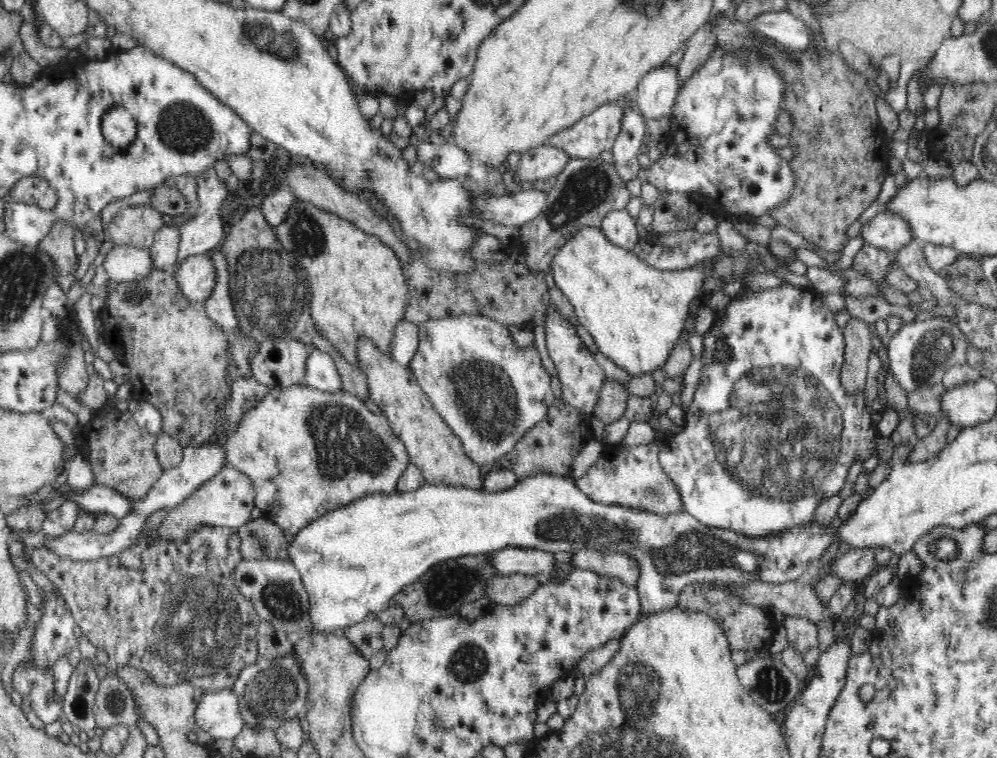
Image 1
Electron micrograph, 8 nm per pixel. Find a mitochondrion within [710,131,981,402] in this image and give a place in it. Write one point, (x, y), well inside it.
(929, 355)

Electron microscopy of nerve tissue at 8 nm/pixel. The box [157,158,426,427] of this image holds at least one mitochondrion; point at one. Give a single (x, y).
(271, 298)

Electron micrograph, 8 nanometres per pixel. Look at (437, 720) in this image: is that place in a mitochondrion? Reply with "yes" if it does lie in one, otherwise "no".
yes

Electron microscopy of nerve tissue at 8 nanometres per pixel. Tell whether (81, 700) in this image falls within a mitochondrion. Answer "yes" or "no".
yes

